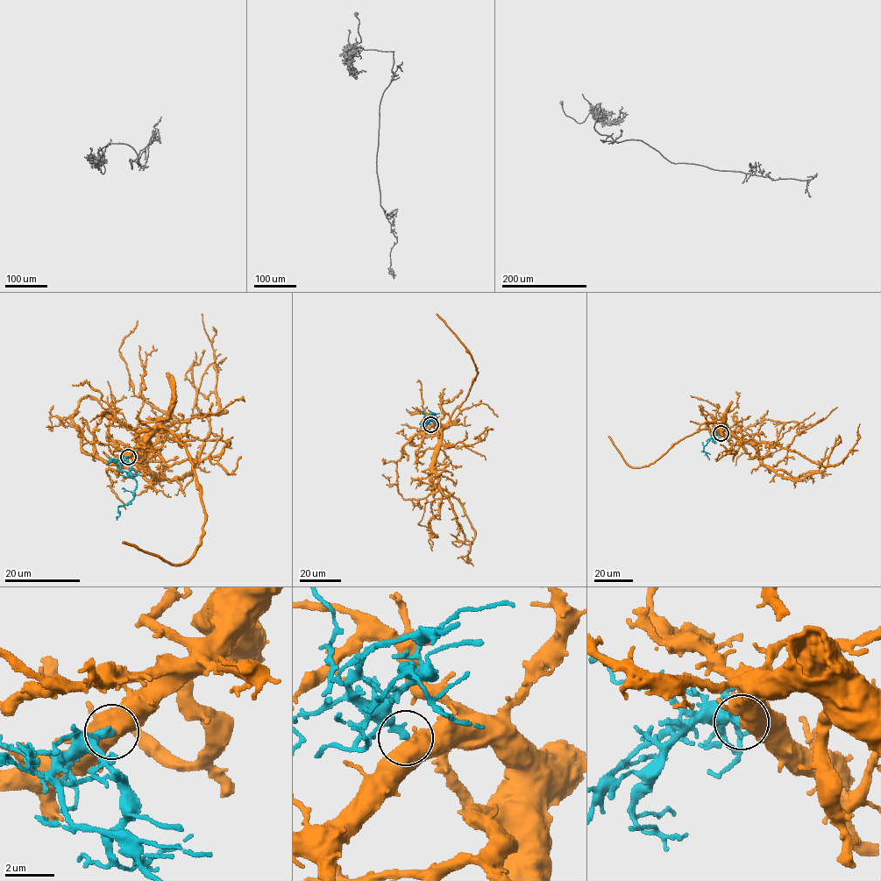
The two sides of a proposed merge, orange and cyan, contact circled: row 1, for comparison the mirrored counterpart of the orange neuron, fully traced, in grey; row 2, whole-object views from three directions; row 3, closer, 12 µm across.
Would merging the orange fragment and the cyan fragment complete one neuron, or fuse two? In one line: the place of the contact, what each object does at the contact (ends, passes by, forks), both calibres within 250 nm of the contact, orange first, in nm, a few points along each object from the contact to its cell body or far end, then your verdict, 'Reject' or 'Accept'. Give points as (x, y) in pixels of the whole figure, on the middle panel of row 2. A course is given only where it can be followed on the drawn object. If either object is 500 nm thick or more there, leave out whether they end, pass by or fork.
Place: (430, 424). Thickness 750 nm (orange) against 320 nm. Course of orange: (430, 425), (440, 429), (431, 482), (445, 488), (460, 503), (474, 531), (466, 562), (461, 557). Course of cyan: (430, 424), (426, 419), (434, 413), (424, 419), (422, 424). Accept

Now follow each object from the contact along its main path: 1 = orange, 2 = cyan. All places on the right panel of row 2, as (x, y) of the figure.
1: (721, 433), (726, 430), (749, 441), (775, 444), (827, 466), (837, 465), (856, 443), (859, 423)
2: (721, 433), (714, 433), (704, 447), (703, 451), (706, 452), (709, 459)

